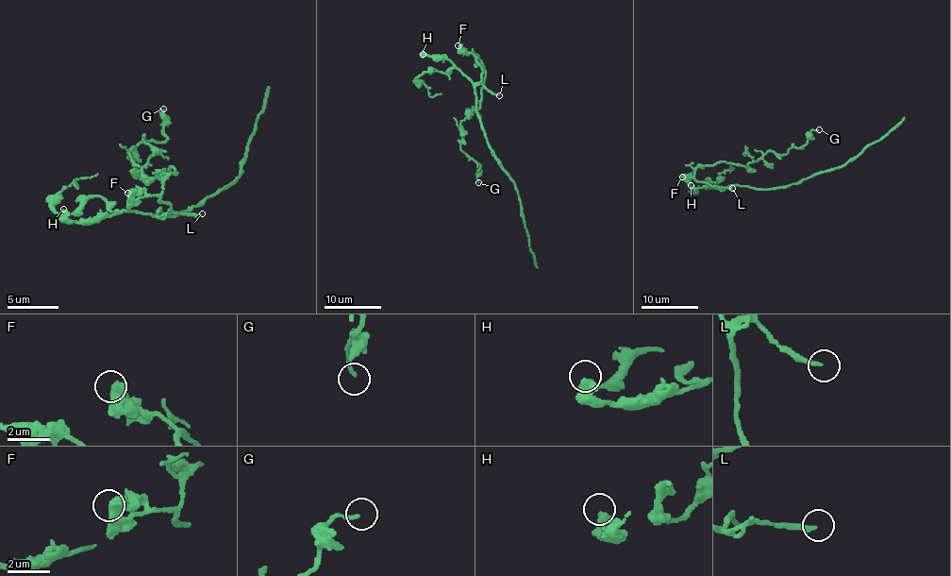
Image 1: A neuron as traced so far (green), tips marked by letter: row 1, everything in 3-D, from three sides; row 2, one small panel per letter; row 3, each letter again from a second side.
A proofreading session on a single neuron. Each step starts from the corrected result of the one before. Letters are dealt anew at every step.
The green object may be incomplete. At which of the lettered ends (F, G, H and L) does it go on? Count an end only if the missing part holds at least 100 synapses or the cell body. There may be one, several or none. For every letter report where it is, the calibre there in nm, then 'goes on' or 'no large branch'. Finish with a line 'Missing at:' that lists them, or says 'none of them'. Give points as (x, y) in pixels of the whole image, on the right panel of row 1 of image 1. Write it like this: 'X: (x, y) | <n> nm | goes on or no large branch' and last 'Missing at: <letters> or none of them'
F: (682, 177) | 600 nm | no large branch
G: (819, 129) | 150 nm | no large branch
H: (691, 185) | 480 nm | no large branch
L: (732, 188) | 200 nm | goes on
Missing at: L

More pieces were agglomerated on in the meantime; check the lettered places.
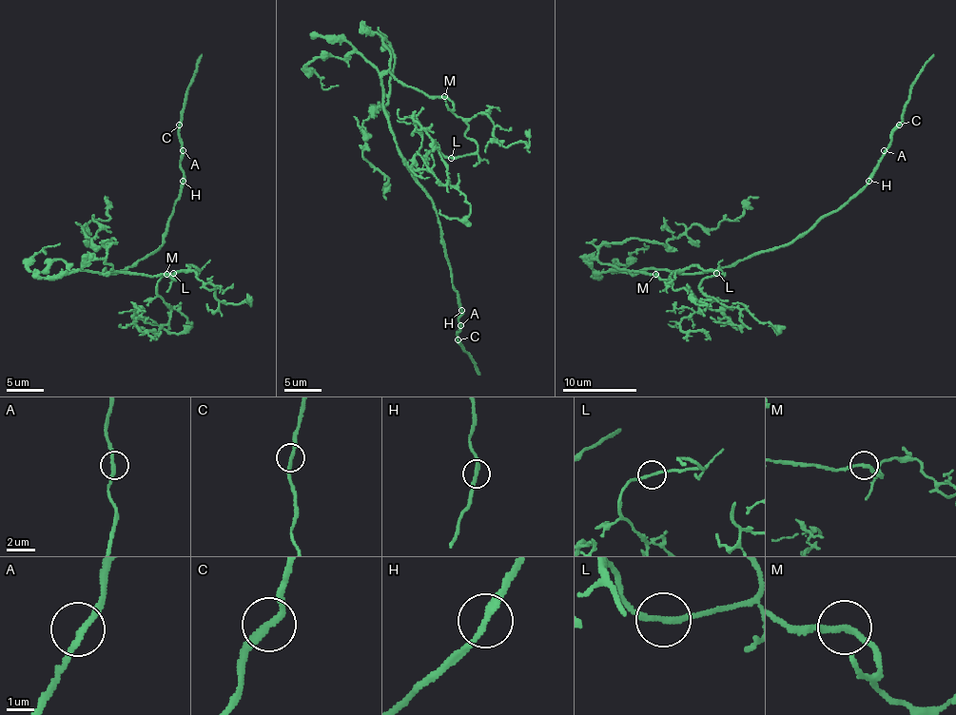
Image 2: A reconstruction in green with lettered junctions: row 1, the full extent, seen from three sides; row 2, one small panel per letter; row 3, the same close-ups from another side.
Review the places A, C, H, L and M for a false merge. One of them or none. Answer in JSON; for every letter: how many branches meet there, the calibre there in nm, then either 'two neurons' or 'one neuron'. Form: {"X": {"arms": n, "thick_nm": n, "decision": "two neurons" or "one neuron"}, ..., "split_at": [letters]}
{"A": {"arms": 2, "thick_nm": 200, "decision": "one neuron"}, "C": {"arms": 2, "thick_nm": 200, "decision": "one neuron"}, "H": {"arms": 2, "thick_nm": 200, "decision": "one neuron"}, "L": {"arms": 2, "thick_nm": 180, "decision": "one neuron"}, "M": {"arms": 2, "thick_nm": 200, "decision": "one neuron"}, "split_at": []}

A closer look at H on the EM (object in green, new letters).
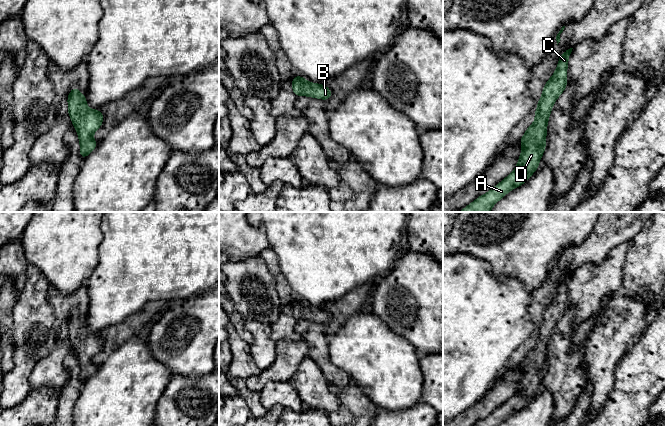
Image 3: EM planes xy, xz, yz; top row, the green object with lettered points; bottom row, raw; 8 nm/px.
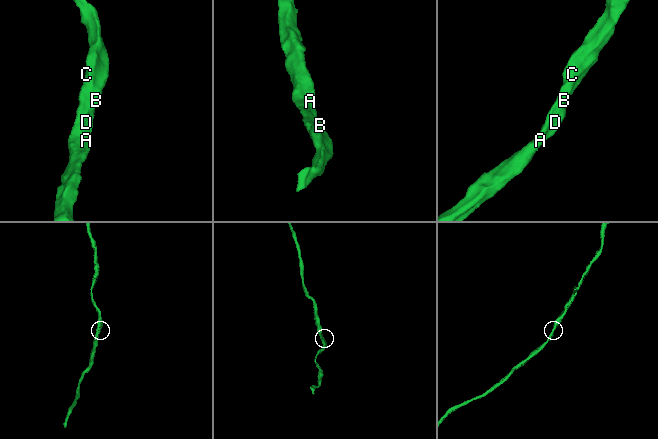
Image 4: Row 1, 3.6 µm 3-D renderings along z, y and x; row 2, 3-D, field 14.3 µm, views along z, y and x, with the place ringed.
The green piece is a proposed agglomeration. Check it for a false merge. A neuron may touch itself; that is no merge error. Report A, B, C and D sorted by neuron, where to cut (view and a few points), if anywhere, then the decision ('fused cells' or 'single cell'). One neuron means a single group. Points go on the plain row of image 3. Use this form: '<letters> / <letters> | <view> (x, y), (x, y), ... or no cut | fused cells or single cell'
A B C D | no cut | single cell

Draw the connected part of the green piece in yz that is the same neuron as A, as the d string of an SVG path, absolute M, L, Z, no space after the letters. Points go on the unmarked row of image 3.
M570 272L560 279L556 295L543 312L535 335L534 347L527 352L520 364L522 376L515 394L493 413L473 426L498 426L509 415L524 408L539 391L546 371L547 347L552 331L567 310L566 294L572 273Z

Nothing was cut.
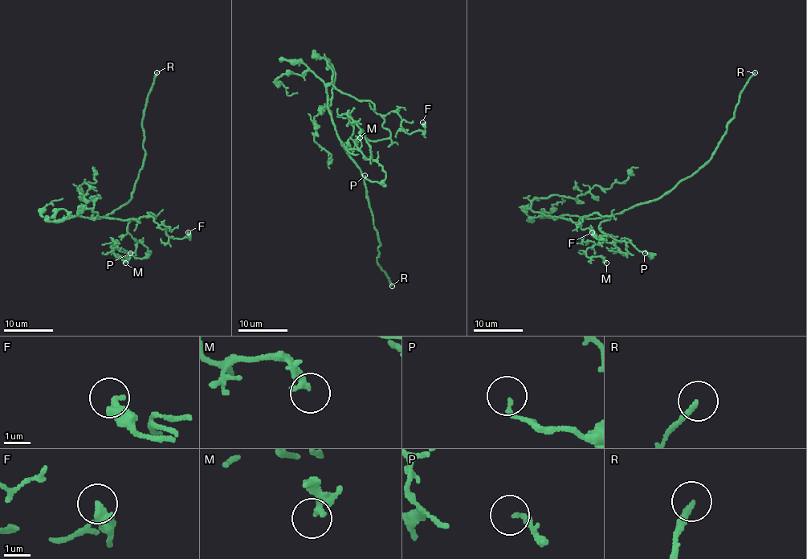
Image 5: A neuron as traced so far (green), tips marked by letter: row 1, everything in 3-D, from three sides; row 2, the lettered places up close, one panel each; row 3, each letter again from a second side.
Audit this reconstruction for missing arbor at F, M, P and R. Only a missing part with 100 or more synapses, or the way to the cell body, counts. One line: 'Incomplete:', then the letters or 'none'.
Incomplete: R

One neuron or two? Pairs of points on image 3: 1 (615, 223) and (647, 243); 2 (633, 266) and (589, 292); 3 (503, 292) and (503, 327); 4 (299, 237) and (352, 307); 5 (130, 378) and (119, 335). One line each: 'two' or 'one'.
1: two
2: two
3: one
4: two
5: two

